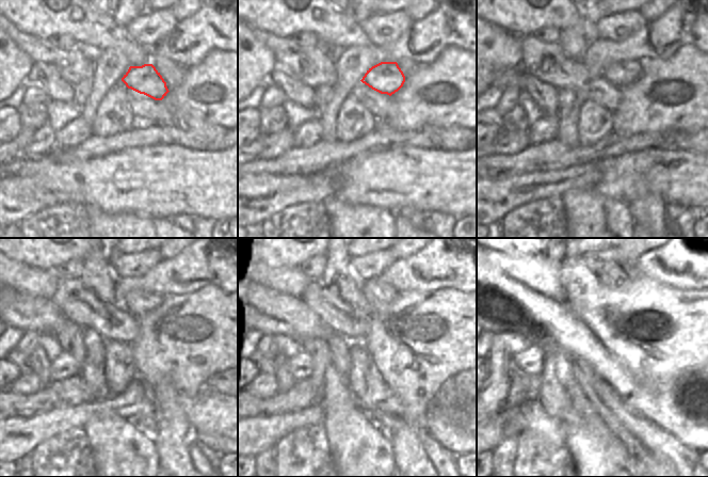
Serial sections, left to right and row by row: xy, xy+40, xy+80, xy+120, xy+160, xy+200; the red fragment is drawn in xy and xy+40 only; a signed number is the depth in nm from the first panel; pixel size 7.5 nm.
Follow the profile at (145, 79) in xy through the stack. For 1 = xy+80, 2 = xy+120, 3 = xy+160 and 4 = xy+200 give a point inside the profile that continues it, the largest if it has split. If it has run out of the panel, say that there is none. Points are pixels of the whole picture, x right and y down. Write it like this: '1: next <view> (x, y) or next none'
1: next xy+80 (620, 74)
2: next xy+120 (137, 303)
3: next xy+160 (377, 296)
4: next xy+200 (612, 274)

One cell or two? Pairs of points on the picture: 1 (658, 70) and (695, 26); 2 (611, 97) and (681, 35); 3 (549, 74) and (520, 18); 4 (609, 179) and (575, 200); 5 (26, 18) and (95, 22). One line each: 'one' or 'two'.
1: two
2: two
3: two
4: two
5: one

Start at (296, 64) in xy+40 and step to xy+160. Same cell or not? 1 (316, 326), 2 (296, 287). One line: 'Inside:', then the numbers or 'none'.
Inside: none

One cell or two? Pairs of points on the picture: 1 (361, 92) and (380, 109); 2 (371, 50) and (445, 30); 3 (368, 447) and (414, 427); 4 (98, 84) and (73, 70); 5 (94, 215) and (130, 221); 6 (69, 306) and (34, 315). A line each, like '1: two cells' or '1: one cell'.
1: one cell
2: one cell
3: two cells
4: two cells
5: one cell
6: two cells

